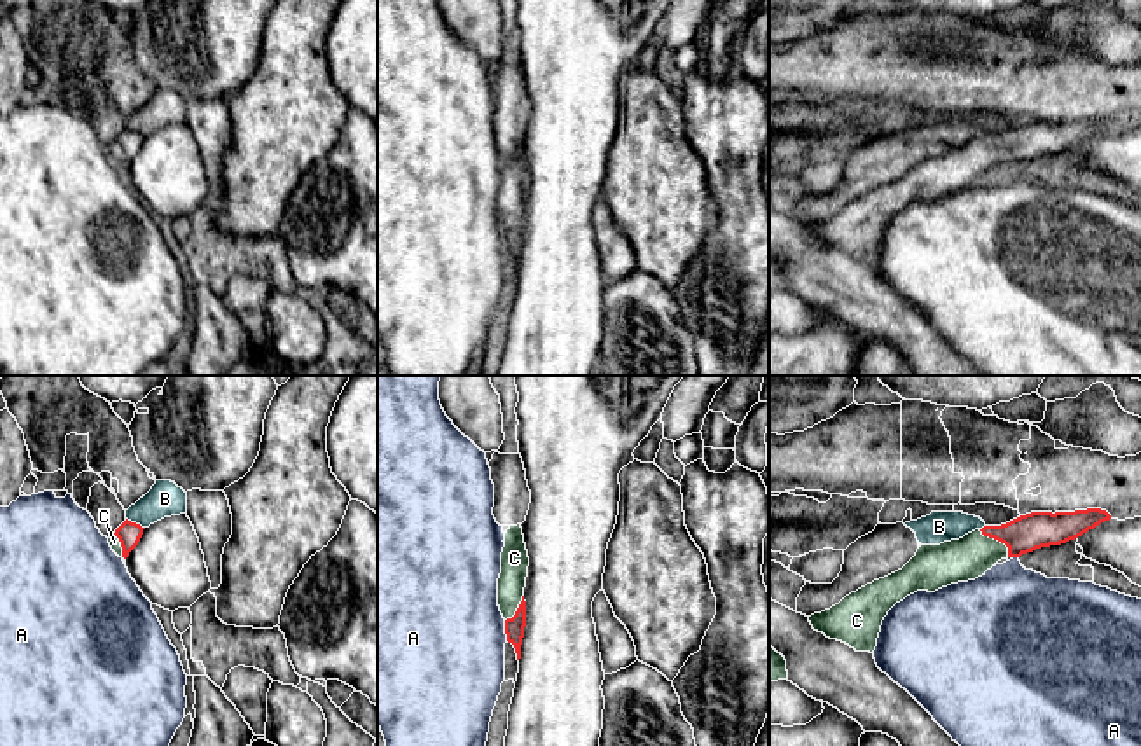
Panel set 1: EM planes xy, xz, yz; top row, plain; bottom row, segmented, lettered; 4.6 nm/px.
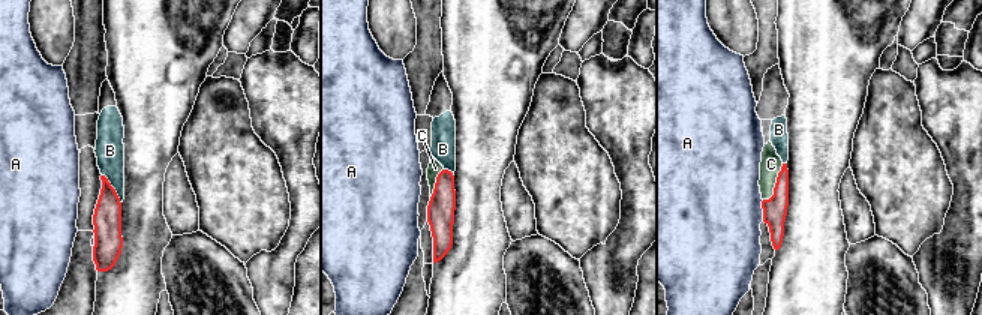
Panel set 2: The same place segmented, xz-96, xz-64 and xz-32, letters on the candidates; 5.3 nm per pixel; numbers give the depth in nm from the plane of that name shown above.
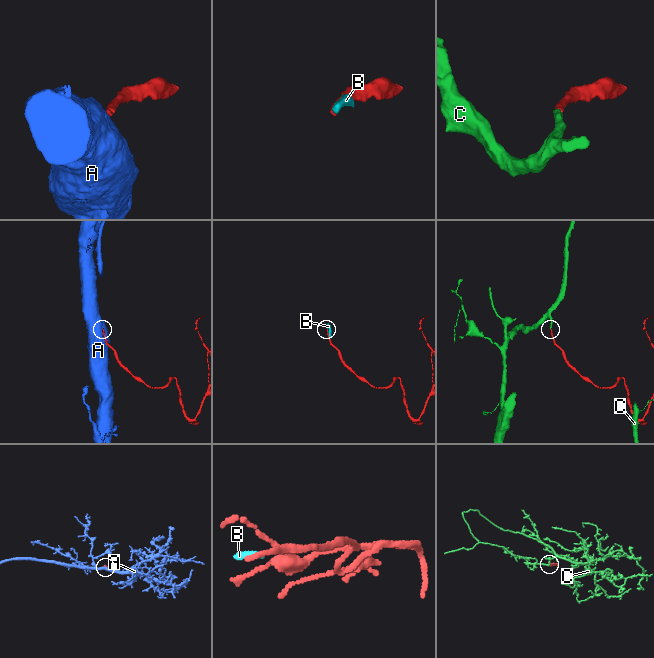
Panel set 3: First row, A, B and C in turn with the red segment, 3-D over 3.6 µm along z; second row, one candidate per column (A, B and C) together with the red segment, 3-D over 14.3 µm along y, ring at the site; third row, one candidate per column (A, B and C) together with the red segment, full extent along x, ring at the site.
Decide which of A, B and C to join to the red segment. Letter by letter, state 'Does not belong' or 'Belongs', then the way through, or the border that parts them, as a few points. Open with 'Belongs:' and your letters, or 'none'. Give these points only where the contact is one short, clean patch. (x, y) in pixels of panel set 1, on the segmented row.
Belongs: C
A: Does not belong. Boundary: xz (504, 621), (507, 640)
B: Does not belong
C: Belongs. Path across: yz (1026, 533), (1012, 540), (998, 540), (968, 558)

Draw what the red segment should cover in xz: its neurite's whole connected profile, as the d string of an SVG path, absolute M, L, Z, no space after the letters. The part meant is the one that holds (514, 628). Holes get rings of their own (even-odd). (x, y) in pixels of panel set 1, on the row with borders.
M521 524L510 526L503 542L498 606L505 618L507 641L514 645L519 660L526 627L524 587L529 566Z

